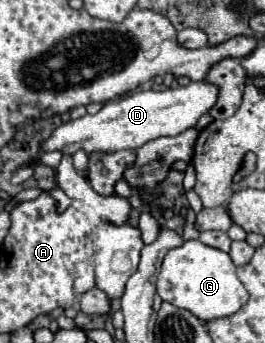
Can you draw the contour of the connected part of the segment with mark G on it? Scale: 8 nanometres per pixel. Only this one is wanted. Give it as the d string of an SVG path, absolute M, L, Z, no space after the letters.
M189 239L181 247L171 249L163 259L163 269L157 277L157 293L163 301L191 311L201 321L229 317L237 313L249 299L241 285L231 257L215 247L203 245L199 239Z

